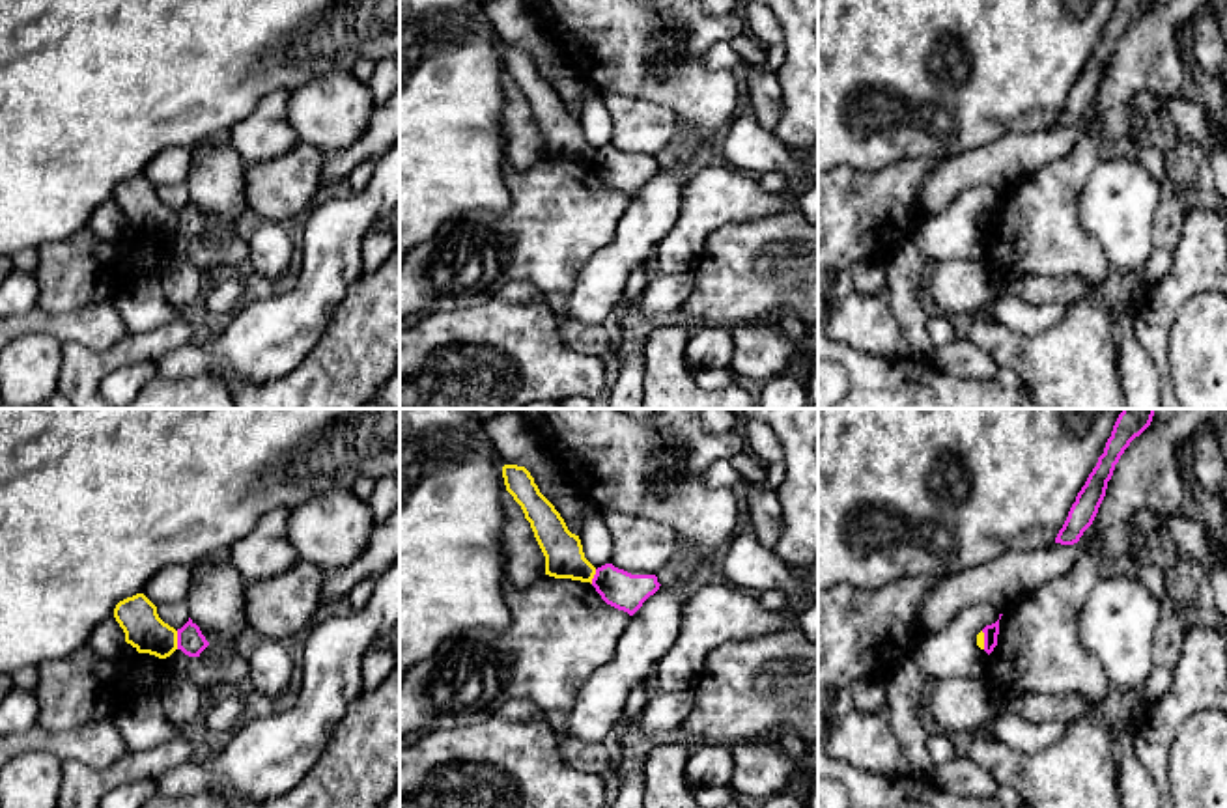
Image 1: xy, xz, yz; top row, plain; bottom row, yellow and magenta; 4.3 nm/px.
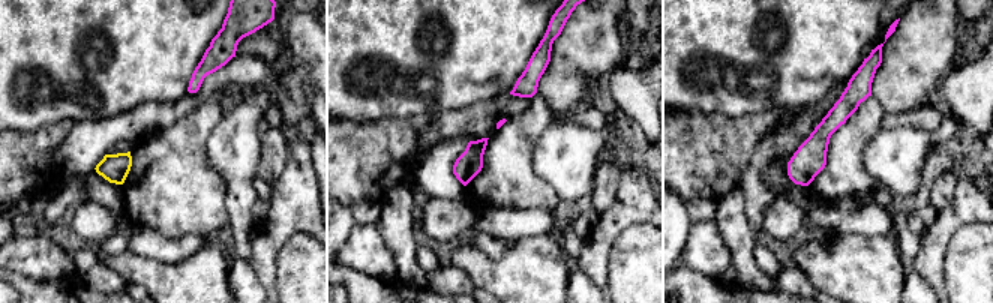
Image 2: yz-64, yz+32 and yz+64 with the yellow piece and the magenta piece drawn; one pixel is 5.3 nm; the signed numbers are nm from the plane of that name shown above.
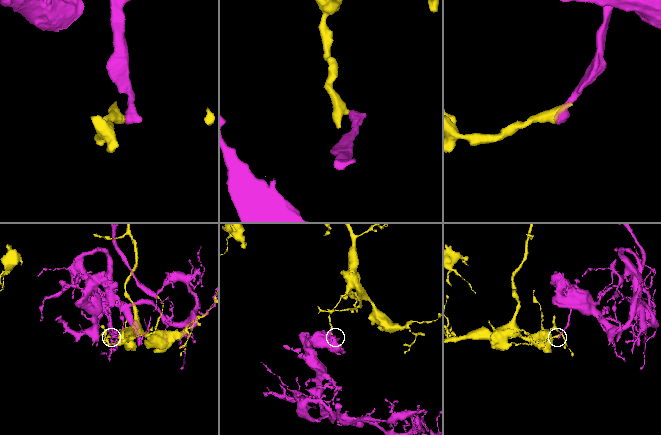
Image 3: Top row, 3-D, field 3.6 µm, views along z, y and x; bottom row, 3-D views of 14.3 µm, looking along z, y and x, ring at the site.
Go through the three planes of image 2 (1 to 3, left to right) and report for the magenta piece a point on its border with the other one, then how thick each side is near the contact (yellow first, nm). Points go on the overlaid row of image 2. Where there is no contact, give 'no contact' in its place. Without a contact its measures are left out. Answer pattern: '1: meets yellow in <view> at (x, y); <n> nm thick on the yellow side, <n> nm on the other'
1: no contact
2: no contact
3: no contact

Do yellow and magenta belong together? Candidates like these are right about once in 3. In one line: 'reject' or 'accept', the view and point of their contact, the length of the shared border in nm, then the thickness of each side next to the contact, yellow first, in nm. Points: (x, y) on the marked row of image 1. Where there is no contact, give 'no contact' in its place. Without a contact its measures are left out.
reject; meets yellow in xy at (176, 640); contact 80 nm long; 170 nm thick on the yellow side, 120 nm on the other

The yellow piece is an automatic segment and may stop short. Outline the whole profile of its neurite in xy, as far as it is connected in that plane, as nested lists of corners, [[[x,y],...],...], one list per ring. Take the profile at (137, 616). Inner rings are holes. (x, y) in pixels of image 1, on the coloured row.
[[[144,593],[120,601],[114,618],[125,633],[125,642],[138,653],[166,659],[177,649],[177,631],[159,618],[157,606]]]

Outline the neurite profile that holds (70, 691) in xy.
[[[90,646],[39,664],[32,692],[39,702],[37,726],[49,731],[69,731],[114,717],[114,709],[105,705],[99,657]]]

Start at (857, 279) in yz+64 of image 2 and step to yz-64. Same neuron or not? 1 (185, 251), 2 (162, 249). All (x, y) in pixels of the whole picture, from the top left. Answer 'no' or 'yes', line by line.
1: no
2: no

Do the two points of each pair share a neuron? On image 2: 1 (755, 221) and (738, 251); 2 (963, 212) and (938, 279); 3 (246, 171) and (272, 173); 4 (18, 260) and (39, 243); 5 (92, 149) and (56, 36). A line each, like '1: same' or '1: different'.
1: different
2: same
3: different
4: same
5: different

